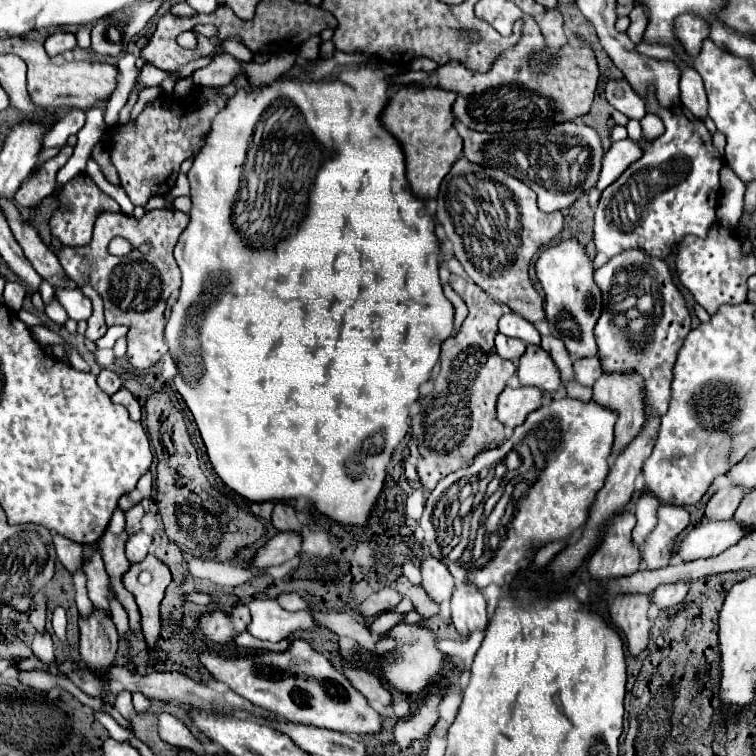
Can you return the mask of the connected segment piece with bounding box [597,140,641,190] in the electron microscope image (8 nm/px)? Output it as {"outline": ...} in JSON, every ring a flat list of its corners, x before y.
{"outline":[[633,140,613,142,603,156,603,168,599,174,597,188,605,190,625,172,625,168,629,168,629,164,633,164,633,160,639,158,641,158,641,144,633,144]]}

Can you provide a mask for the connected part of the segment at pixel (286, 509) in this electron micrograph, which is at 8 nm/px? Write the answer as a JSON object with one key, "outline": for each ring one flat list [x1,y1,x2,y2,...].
{"outline":[[285,502,275,504,271,520,273,520,273,526,277,530,301,530,301,524,299,524,299,520,295,516,295,510]]}

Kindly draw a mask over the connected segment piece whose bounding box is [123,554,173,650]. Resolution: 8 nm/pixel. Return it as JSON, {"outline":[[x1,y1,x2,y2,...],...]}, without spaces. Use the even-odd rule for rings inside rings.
{"outline":[[149,554,141,562,131,564,129,570,123,574,123,586,127,586,127,590,137,598,141,610,141,628,151,650,155,648,161,630,159,604,171,580,173,578,169,568,153,554]]}

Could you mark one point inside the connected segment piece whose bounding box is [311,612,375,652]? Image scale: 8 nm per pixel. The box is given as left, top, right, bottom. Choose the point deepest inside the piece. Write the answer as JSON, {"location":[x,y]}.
{"location":[343,623]}

